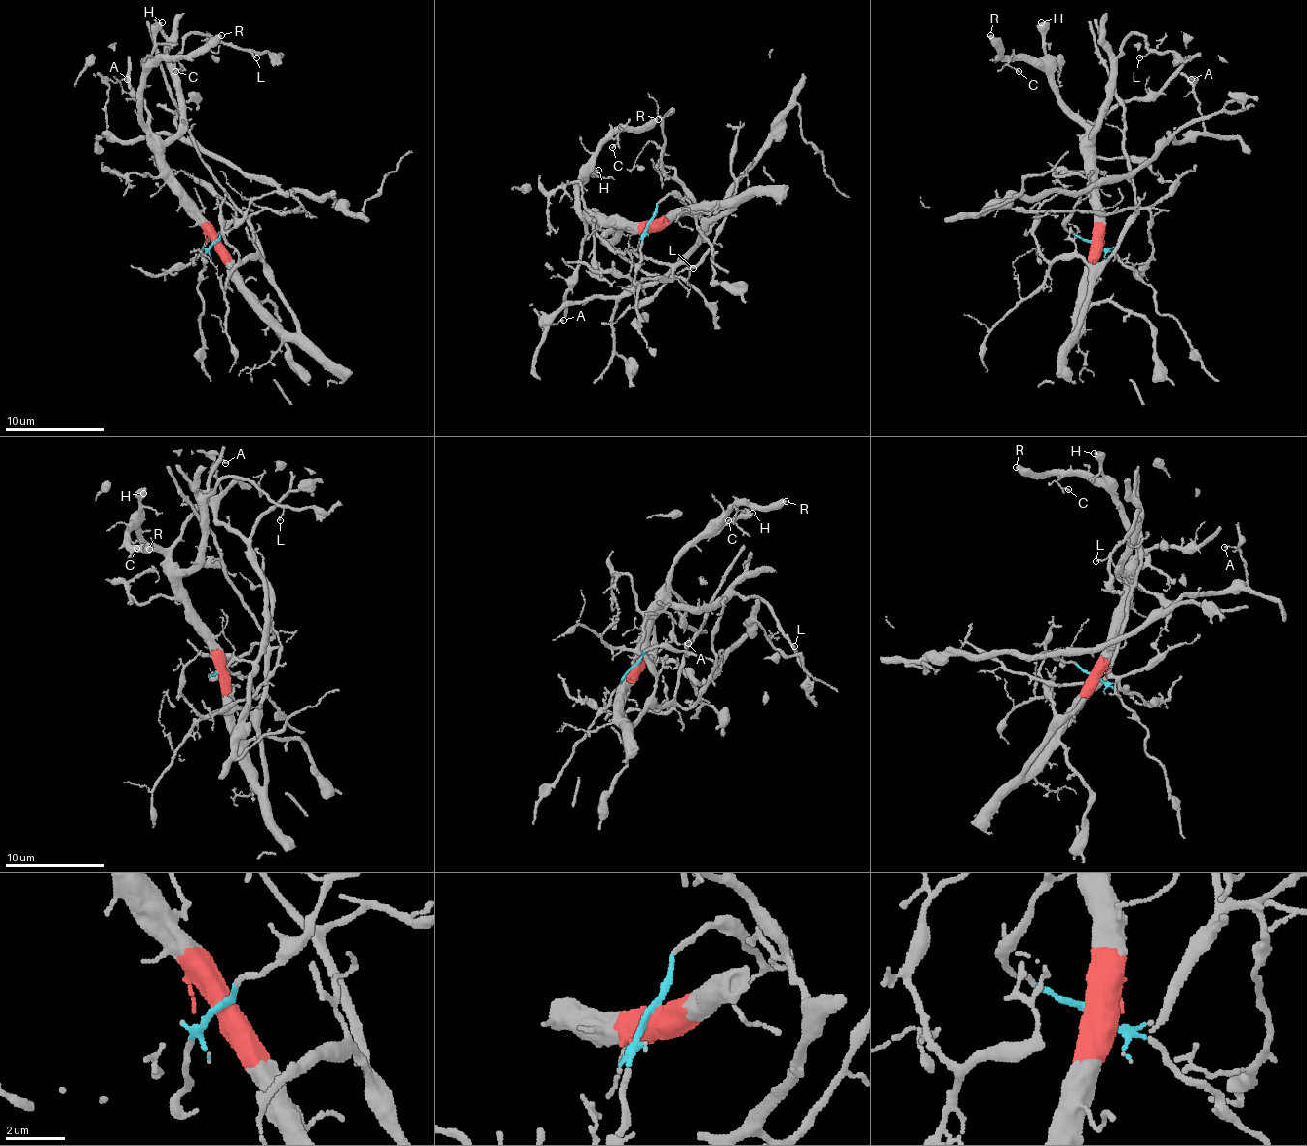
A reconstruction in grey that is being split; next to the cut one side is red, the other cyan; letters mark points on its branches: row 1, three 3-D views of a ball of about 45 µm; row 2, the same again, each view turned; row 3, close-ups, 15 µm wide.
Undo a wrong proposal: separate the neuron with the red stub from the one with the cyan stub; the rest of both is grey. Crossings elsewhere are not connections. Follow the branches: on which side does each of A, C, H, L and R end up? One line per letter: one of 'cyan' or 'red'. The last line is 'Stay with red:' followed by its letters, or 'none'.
A: cyan
C: red
H: red
L: red
R: red
Stay with red: C, H, L, R

